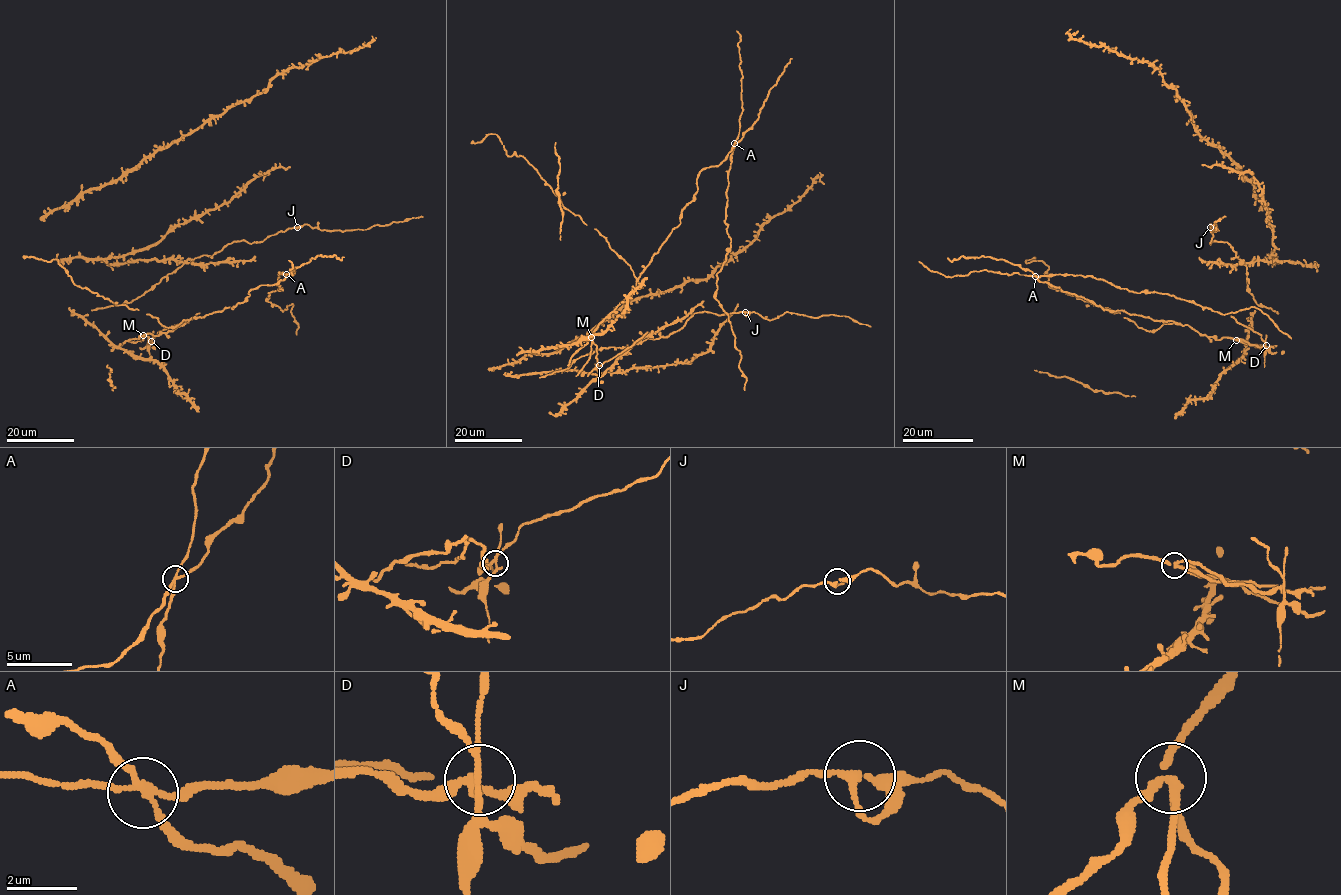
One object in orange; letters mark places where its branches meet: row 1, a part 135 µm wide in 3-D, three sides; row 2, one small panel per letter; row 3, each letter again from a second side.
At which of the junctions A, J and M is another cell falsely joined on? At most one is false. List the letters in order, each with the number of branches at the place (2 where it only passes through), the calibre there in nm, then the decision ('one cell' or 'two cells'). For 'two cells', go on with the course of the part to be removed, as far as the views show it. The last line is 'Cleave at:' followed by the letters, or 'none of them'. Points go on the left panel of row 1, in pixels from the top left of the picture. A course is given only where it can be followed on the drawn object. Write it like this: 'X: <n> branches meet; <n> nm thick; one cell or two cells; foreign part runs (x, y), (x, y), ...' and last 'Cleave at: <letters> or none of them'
A: 4 branches meet; 180 nm thick; one cell
J: 3 branches meet; 220 nm thick; one cell
M: 4 branches meet; 220 nm thick; two cells; foreign part runs (144, 335), (149, 338), (149, 342), (161, 330), (185, 323), (200, 312)
Cleave at: M

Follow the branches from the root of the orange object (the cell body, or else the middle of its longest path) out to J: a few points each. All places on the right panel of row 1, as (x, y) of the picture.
J: (1247, 275), (1244, 261), (1236, 256), (1229, 244), (1209, 243), (1213, 236), (1210, 227)

